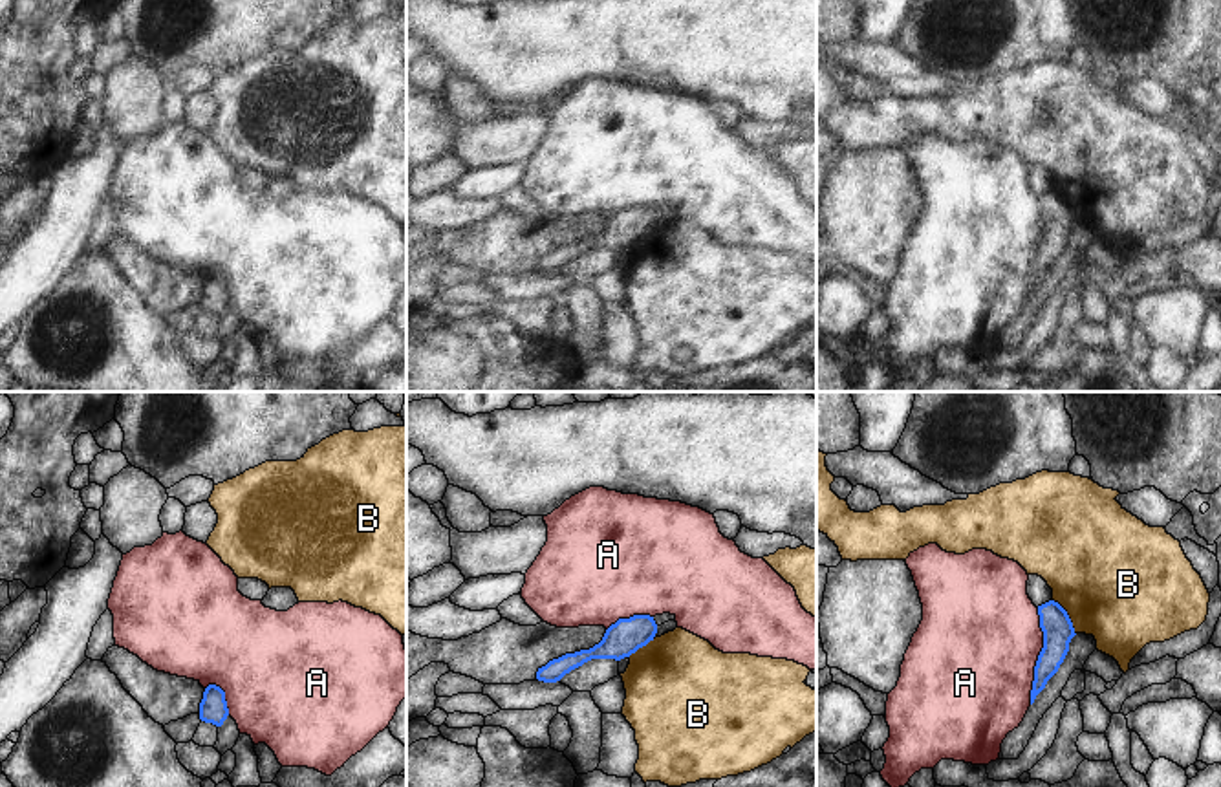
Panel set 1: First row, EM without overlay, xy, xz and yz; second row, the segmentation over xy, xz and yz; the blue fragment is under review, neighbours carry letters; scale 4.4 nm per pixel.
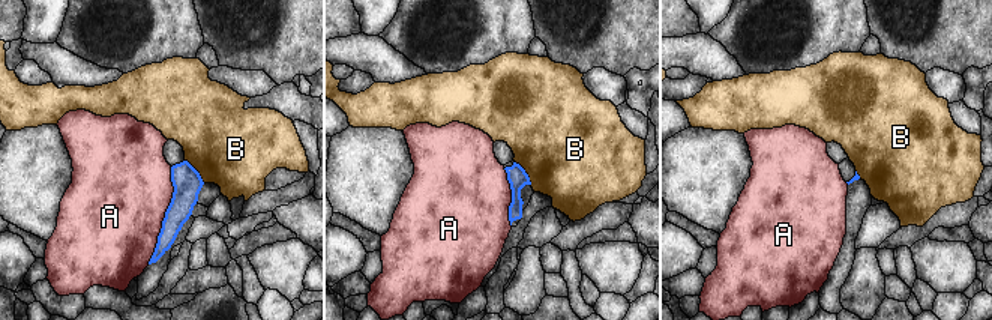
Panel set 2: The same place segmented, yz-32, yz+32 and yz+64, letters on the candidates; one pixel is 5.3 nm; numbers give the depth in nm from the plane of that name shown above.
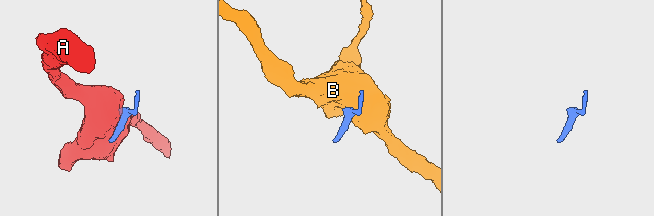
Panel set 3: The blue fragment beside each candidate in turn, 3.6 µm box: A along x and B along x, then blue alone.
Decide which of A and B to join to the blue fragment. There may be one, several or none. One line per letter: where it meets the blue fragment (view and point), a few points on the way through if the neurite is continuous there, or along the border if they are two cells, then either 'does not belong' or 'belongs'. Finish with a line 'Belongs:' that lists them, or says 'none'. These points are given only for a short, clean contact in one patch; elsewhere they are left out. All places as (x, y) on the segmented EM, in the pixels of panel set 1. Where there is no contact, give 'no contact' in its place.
A: meets blue in yz at (1038, 656); does not belong
B: meets blue in yz at (1068, 617); border along yz (1053, 599), (1066, 612), (1075, 634); does not belong
Belongs: none

